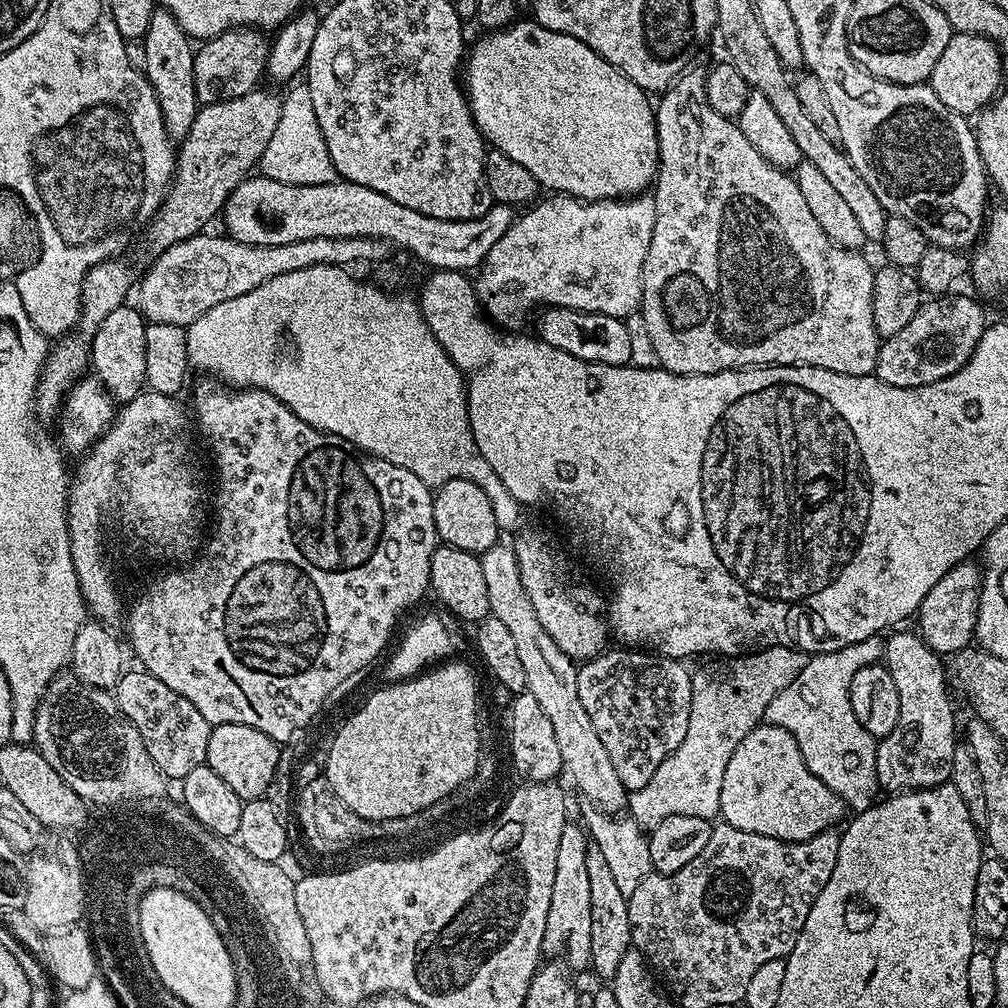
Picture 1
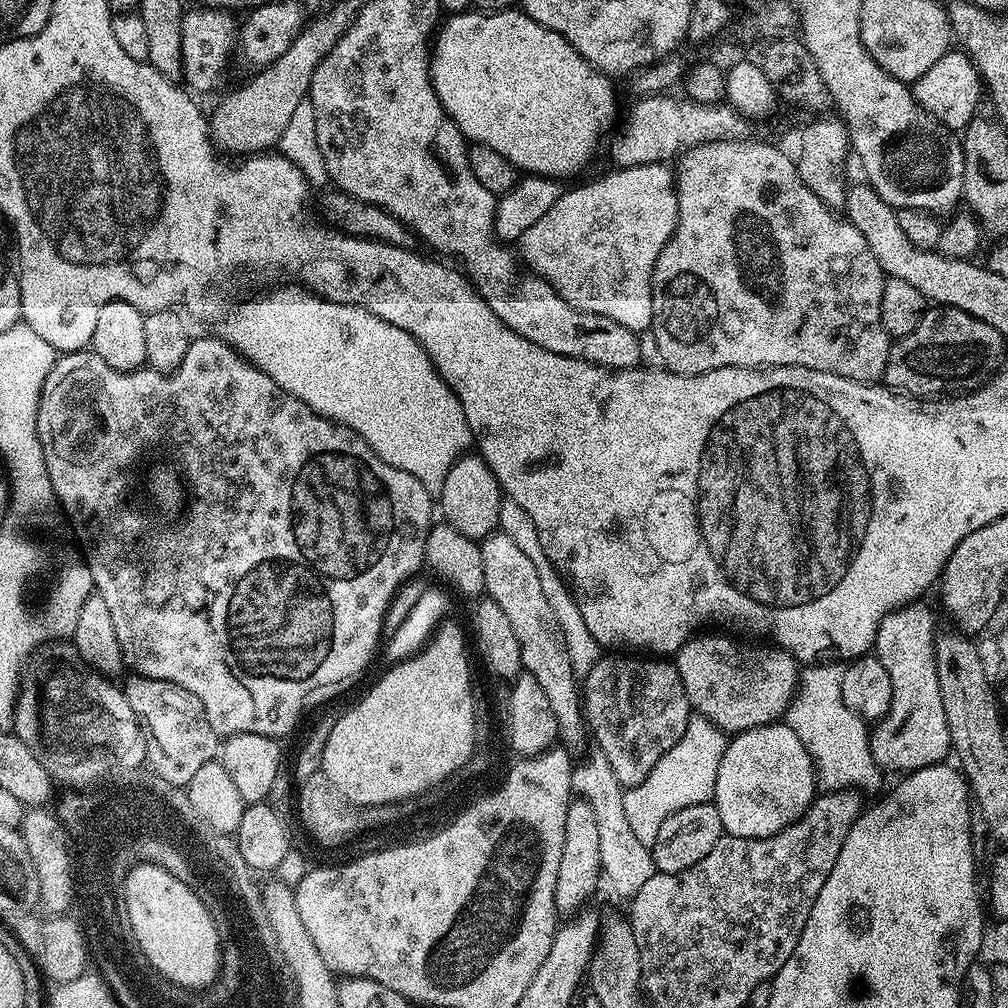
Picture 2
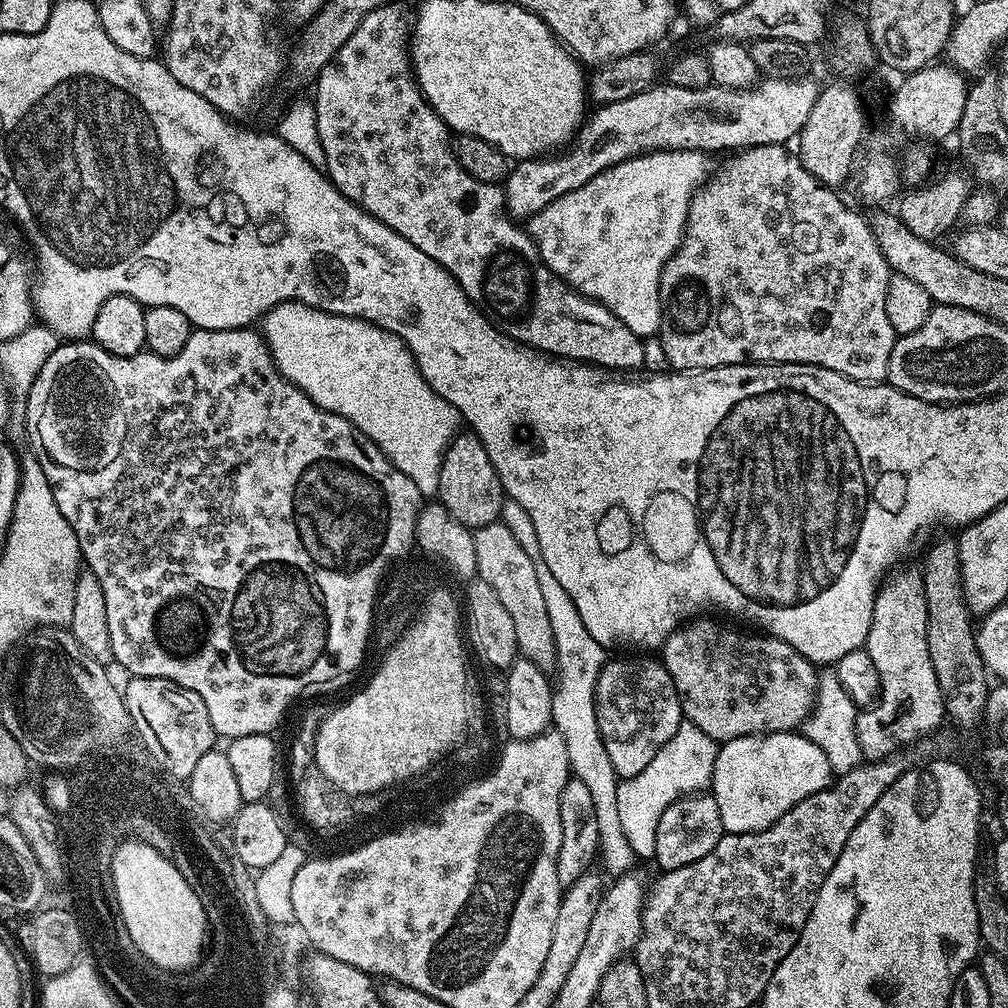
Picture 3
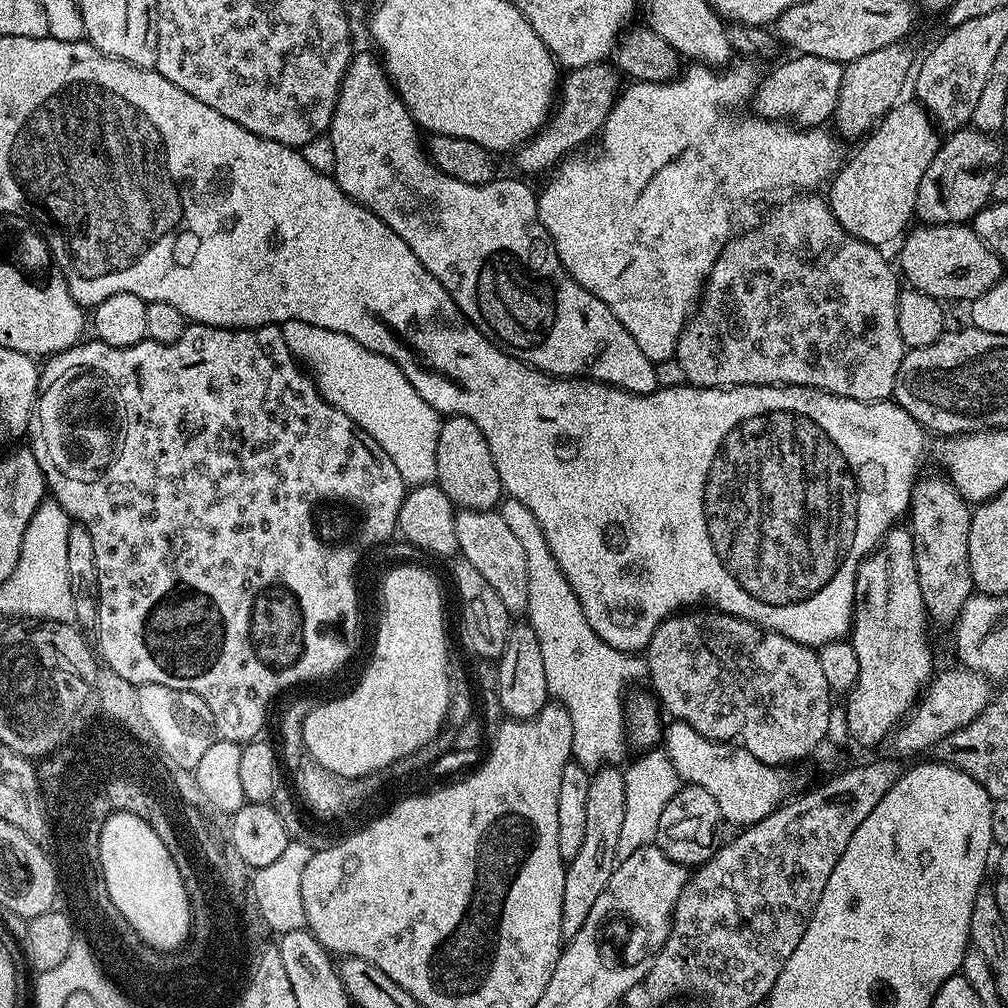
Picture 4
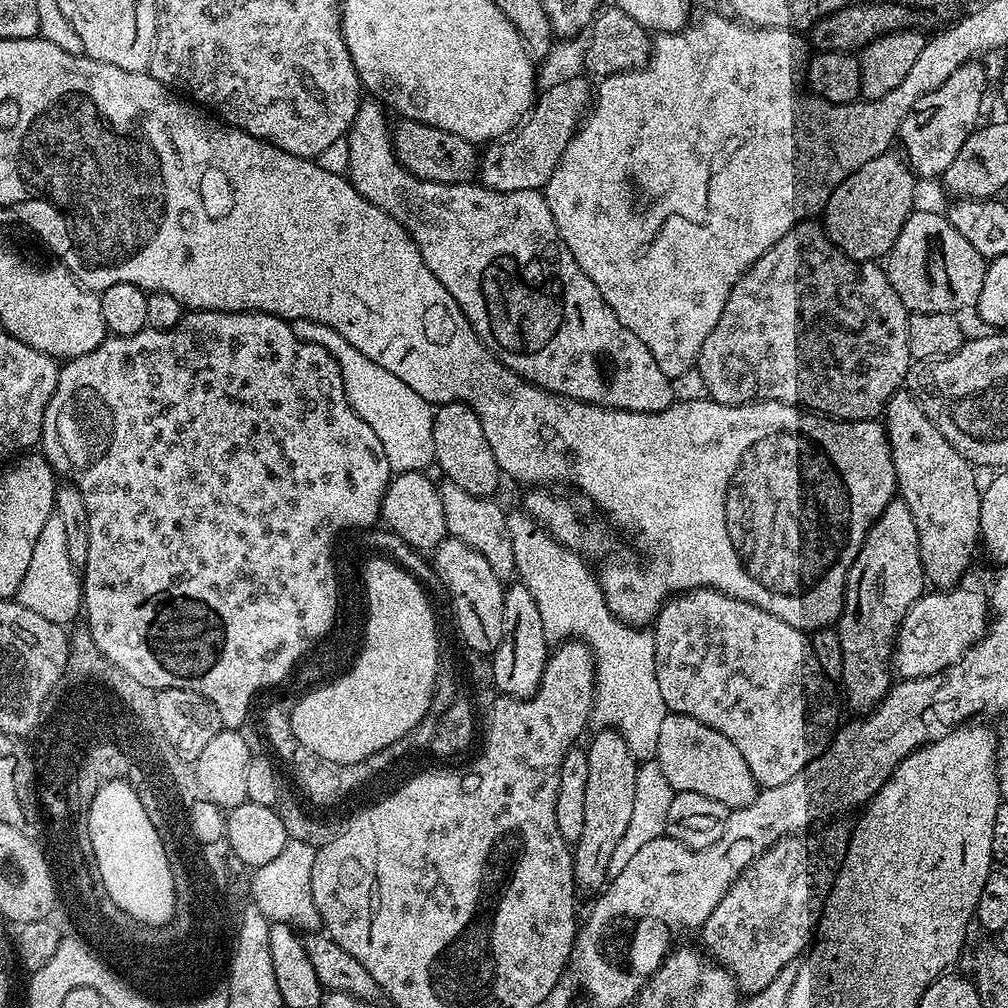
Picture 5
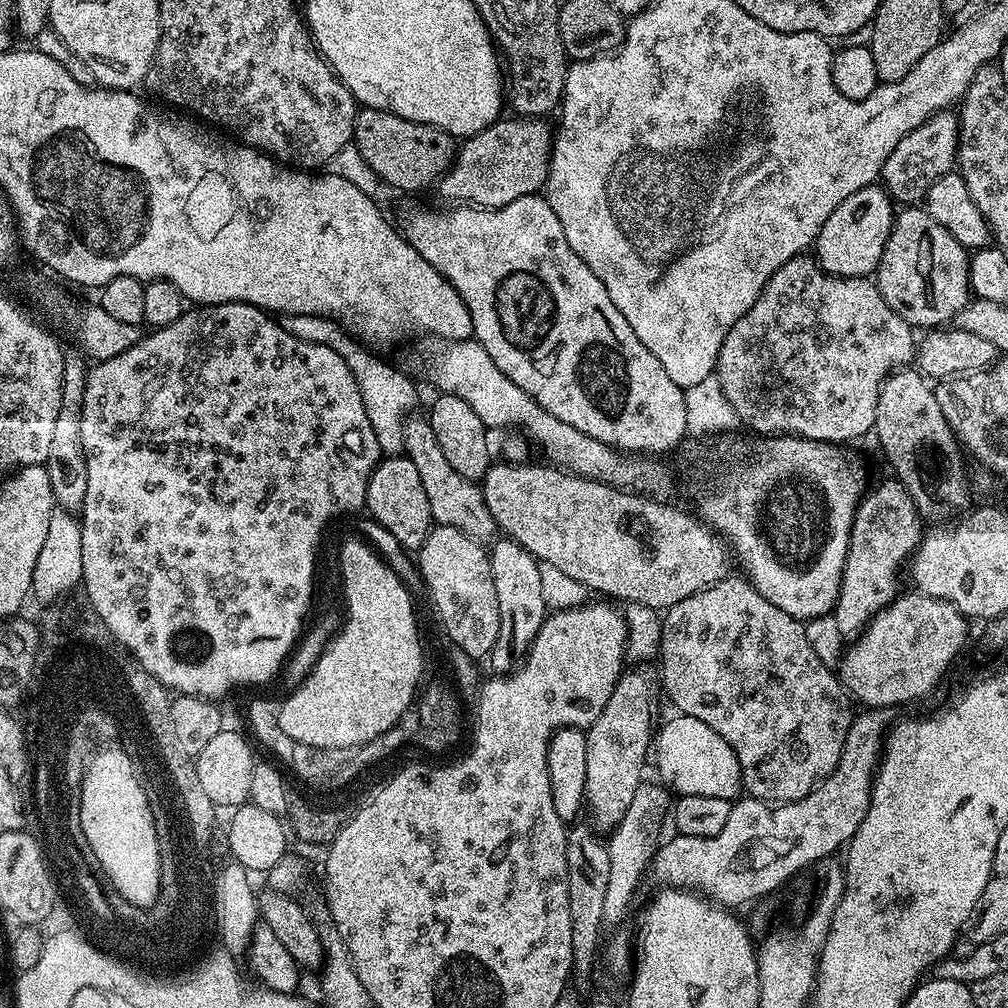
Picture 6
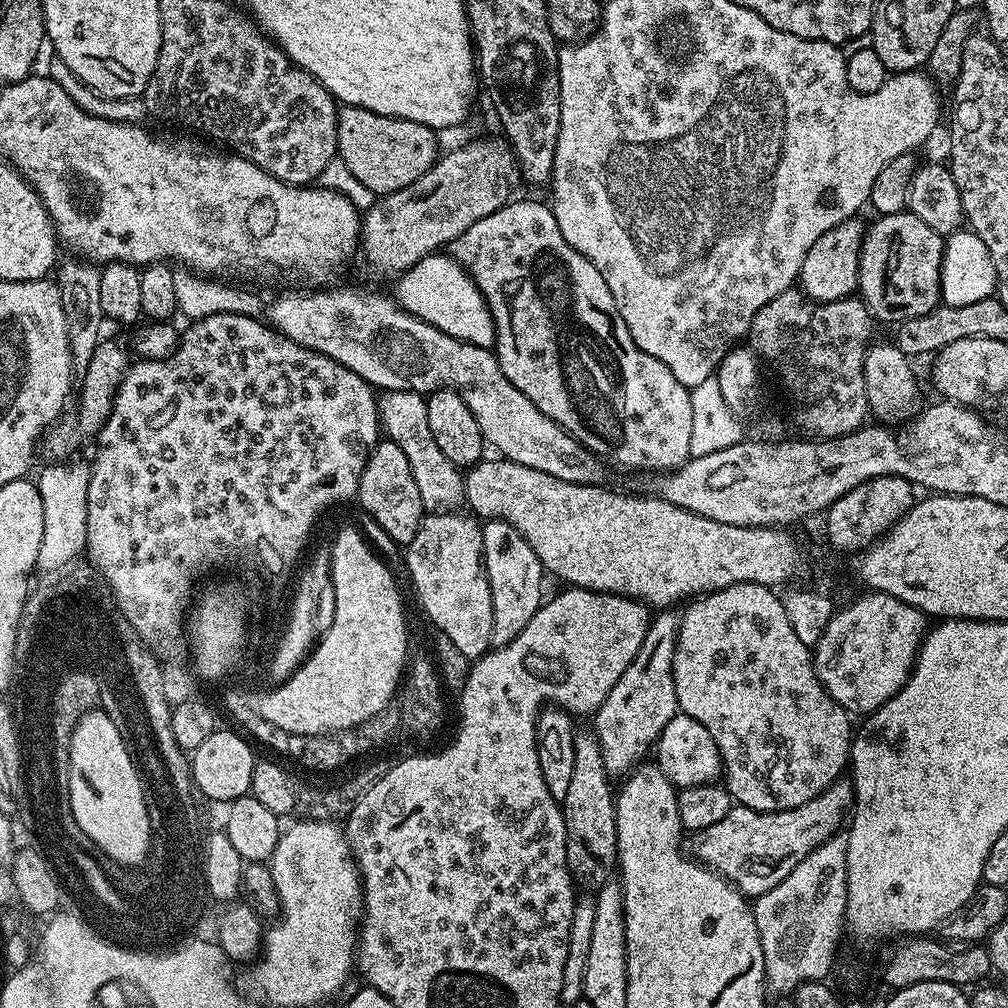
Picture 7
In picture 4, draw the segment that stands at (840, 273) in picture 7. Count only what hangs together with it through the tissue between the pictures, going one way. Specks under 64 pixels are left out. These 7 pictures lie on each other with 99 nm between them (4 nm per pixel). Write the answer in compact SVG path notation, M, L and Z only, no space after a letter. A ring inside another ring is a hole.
M897 103L878 121L870 134L863 137L864 145L841 163L827 185L826 199L834 218L851 236L867 244L885 246L895 236L905 235L916 216L922 174L934 162L934 154L942 143L941 133L923 104L904 103Z

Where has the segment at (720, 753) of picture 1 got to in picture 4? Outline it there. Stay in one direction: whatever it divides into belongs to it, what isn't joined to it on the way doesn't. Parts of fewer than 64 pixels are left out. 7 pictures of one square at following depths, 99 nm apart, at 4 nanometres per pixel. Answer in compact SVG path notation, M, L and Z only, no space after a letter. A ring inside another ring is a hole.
M649 750L635 757L629 768L623 769L626 782L626 815L622 818L622 831L618 837L618 857L620 860L630 858L634 850L649 847L658 834L658 818L662 818L662 810L666 810L666 802L674 798L674 794L682 786L680 775L672 765L672 759L663 750Z

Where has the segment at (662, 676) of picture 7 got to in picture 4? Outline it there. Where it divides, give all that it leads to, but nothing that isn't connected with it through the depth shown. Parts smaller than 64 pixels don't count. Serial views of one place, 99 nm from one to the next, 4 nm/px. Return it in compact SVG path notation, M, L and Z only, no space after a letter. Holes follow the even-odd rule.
M601 766L591 773L590 795L586 798L586 835L578 854L567 861L562 890L562 934L569 941L582 930L590 915L590 906L598 902L598 894L606 890L606 882L614 874L618 863L618 837L622 818L626 815L626 782L623 771L616 766Z

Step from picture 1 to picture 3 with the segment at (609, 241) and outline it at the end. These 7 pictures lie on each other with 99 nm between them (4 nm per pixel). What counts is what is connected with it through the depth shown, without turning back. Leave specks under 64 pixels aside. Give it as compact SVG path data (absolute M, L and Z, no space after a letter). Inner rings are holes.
M670 148L664 152L646 152L634 156L618 166L607 168L602 174L590 178L590 182L586 182L586 186L578 186L578 190L570 190L570 194L562 194L562 198L558 198L558 202L550 202L550 206L546 206L546 210L538 210L538 214L527 217L526 231L531 236L532 241L536 243L540 257L546 262L551 275L566 281L575 292L580 292L583 296L598 301L603 308L610 310L610 314L617 316L635 336L641 338L655 337L660 331L660 321L662 319L660 279L664 277L664 268L667 267L668 261L671 260L684 241L684 232L688 226L688 212L692 209L692 202L698 189L705 183L704 167L707 166L708 160L709 157L703 152L672 150Z

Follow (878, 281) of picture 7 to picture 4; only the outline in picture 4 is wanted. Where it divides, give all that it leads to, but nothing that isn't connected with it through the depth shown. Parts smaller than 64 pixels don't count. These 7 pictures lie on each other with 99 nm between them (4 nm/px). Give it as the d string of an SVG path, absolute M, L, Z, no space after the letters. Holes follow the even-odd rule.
M924 224L919 227L913 227L903 237L904 245L900 248L900 264L898 263L903 279L908 279L907 283L919 292L930 294L941 302L964 299L975 302L1005 275L1006 268L1000 257L988 249L986 242L978 238L971 226Z

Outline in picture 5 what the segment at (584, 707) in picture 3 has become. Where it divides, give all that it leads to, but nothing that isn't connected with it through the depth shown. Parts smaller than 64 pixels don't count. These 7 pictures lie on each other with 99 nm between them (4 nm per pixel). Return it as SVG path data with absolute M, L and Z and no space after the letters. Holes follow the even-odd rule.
M523 510L509 511L506 526L510 546L514 546L514 562L519 583L530 590L534 606L538 606L538 615L542 618L544 636L550 642L579 640L592 652L596 663L596 682L592 694L591 723L600 730L615 730L626 742L630 754L637 762L655 761L658 750L658 734L662 727L662 718L669 716L666 702L662 702L662 690L658 690L658 678L654 666L655 631L645 630L640 626L623 624L606 606L597 575L590 572L585 561L570 548L559 544L533 516Z

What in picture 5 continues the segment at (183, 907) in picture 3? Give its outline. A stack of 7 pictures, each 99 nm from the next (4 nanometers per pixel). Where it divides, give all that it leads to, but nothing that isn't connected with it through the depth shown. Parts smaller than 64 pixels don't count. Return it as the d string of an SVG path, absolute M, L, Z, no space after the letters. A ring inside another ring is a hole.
M125 779L112 780L97 790L89 810L92 839L96 858L103 869L107 888L128 911L140 919L162 921L168 917L172 905L172 885L164 854L152 831L152 822L142 808L138 794Z

